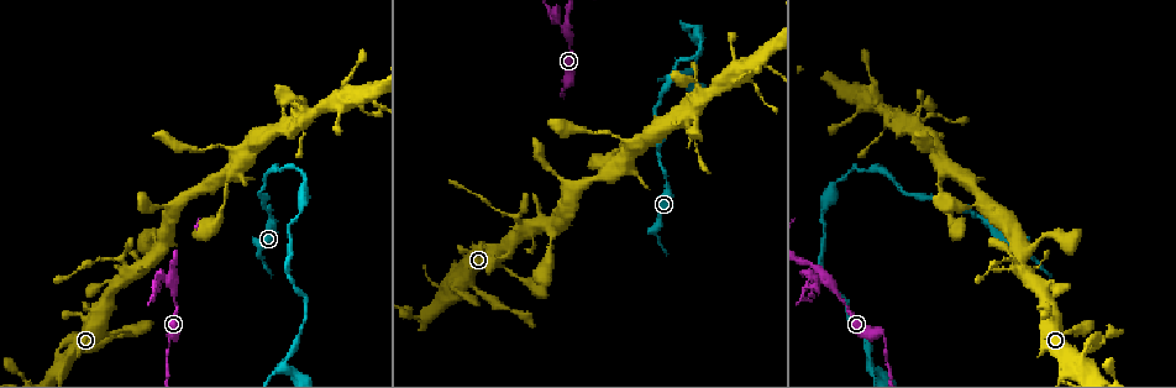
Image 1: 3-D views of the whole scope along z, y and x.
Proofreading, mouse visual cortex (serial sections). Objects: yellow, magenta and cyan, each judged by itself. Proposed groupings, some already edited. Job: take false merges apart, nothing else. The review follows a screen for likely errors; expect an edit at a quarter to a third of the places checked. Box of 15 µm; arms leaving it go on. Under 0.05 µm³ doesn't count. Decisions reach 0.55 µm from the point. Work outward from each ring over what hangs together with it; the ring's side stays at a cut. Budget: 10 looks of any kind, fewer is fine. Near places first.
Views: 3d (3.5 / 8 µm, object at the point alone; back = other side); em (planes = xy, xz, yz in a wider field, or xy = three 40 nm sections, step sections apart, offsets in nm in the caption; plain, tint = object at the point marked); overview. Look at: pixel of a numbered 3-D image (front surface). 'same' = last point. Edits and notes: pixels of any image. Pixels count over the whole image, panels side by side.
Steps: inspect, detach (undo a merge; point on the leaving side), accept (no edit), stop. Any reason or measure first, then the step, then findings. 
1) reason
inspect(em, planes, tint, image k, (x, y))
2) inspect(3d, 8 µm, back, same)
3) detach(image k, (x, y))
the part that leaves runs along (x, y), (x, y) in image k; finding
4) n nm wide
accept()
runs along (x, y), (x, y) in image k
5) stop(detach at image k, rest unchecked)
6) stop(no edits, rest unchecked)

abrupt turn
inspect(3d, 3.5 µm, image 1, (168, 332))

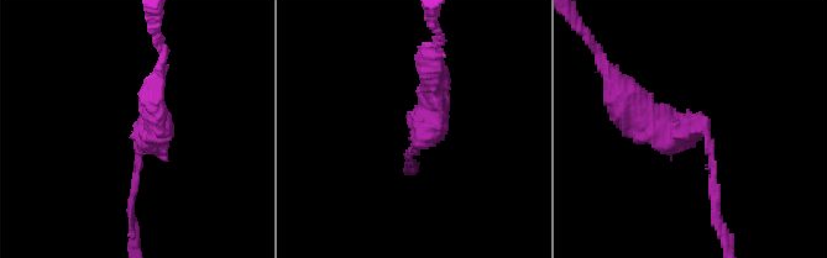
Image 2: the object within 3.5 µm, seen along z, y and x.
arms of 100, 350 nm; shape alone is not enough
inspect(em, xy, step 3, plain, image 2, (412, 144))

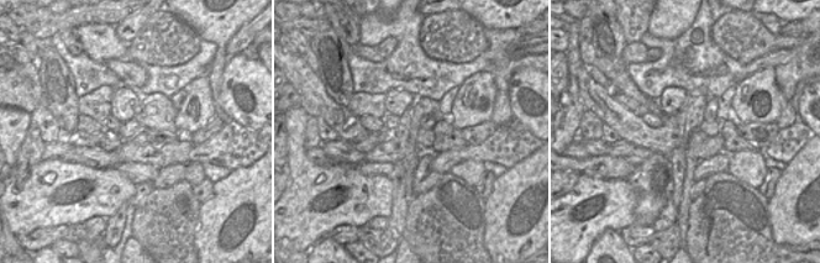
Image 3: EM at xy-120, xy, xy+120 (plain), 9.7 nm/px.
inspect(em, xy, step 3, tint, same)

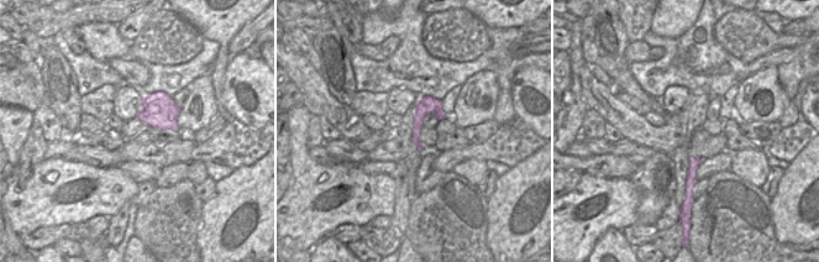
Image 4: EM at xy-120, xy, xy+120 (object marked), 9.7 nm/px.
accept()
runs along (633, 116), (704, 131), (716, 210) in image 2; one cell here

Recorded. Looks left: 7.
arms part here
inspect(3d, 8 µm, image 1, (169, 277))

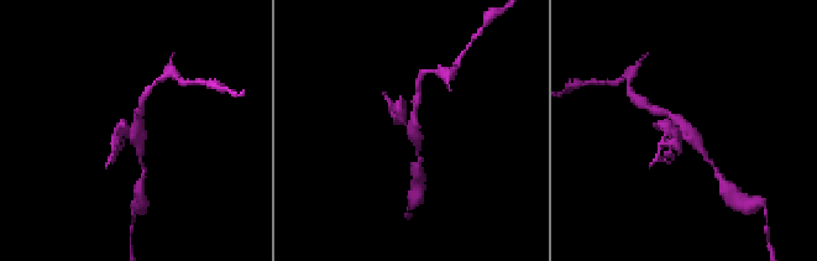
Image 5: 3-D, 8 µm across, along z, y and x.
3 arms; arms of 150, 200, 200 nm; shape alone is not enough
inspect(em, xy, step 2, tint, image 5, (685, 133))

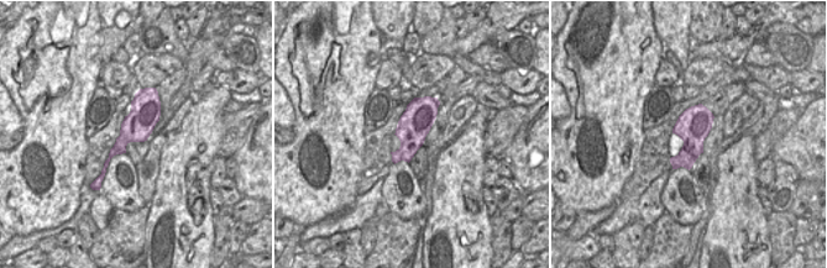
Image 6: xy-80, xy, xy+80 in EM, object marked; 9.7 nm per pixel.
detach(image 5, (665, 124))
border along (114, 145), (118, 153) in image 6; two cells meet here

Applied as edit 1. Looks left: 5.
thin neck
inspect(3d, 3.5 µm, image 1, (520, 212))

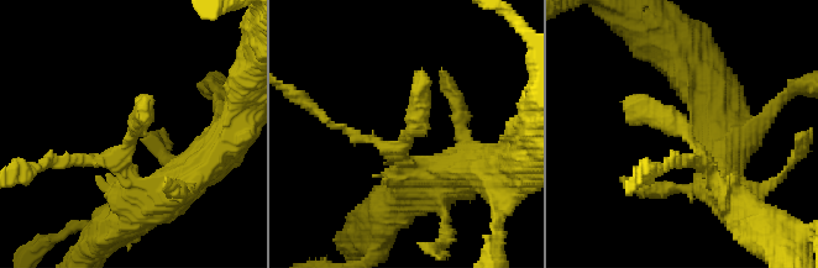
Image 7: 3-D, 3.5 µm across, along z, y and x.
inspect(em, planes, tint, image 7, (404, 137))

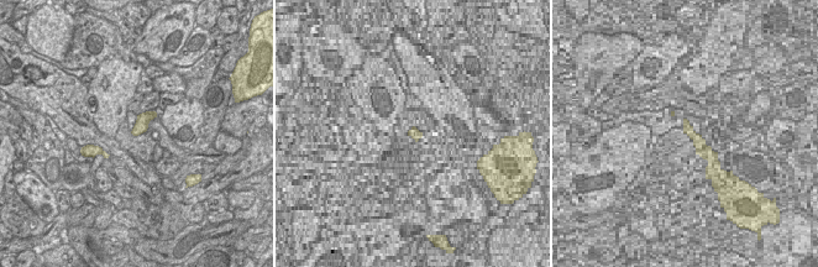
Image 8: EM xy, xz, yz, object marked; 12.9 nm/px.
accept()
continuous, no second cell

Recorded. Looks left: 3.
small branch off a trunk
inspect(em, xy, step 2, tint, image 1, (941, 172))

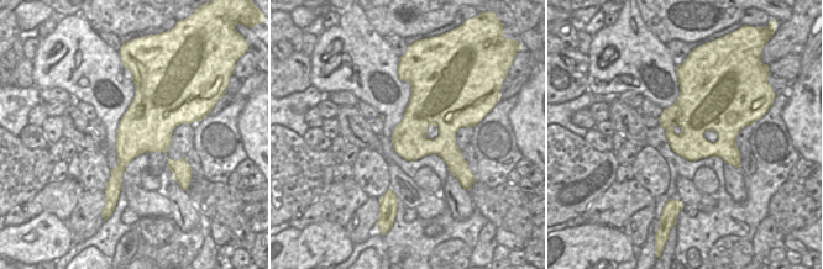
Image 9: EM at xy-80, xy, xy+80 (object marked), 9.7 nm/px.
inspect(3d, 3.5 µm, same)

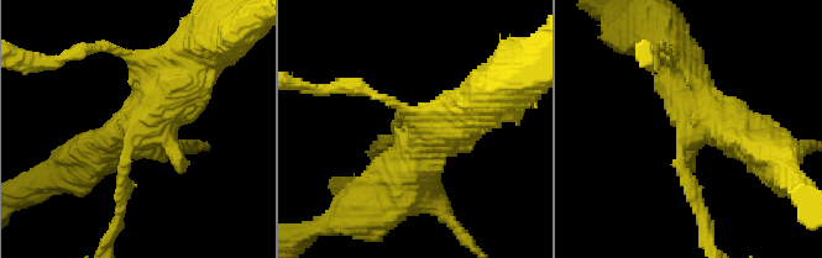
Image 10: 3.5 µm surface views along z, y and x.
accept()
runs along (766, 152), (690, 95), (675, 53) in image 10; continuous, no second cell

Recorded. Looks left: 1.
stop(detach at image 5, rest unchecked)

